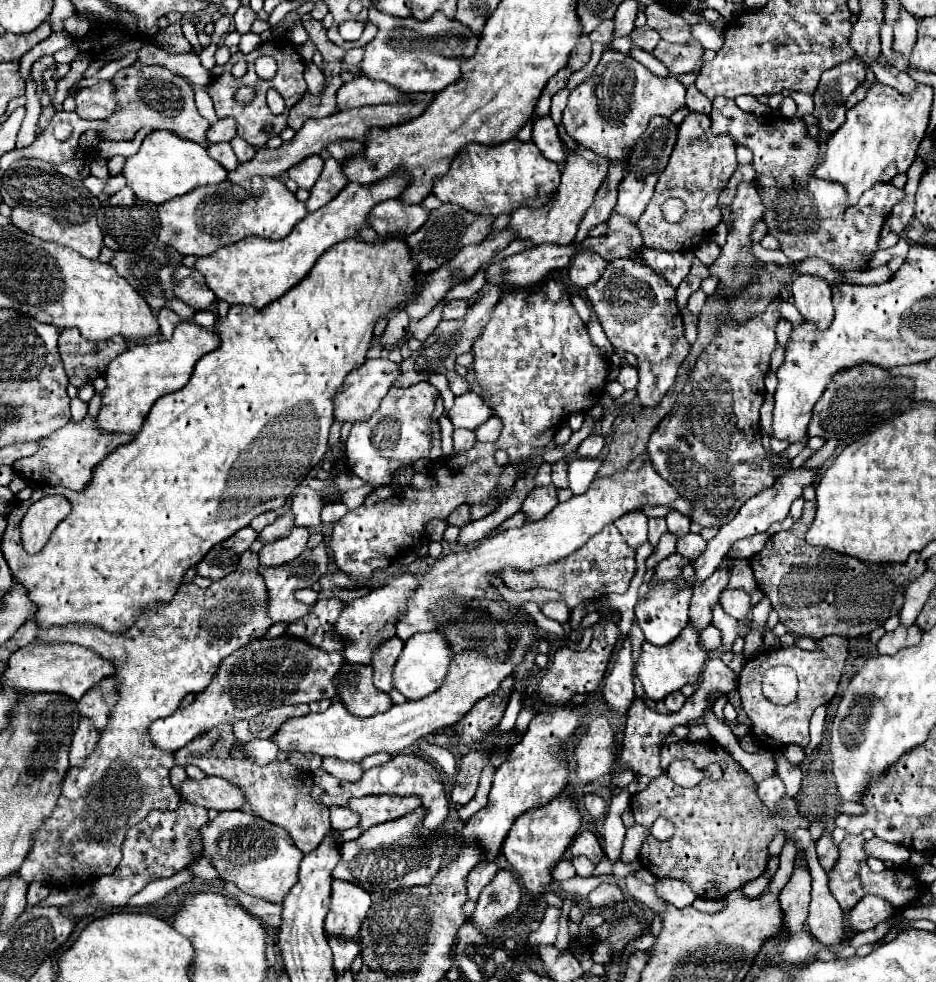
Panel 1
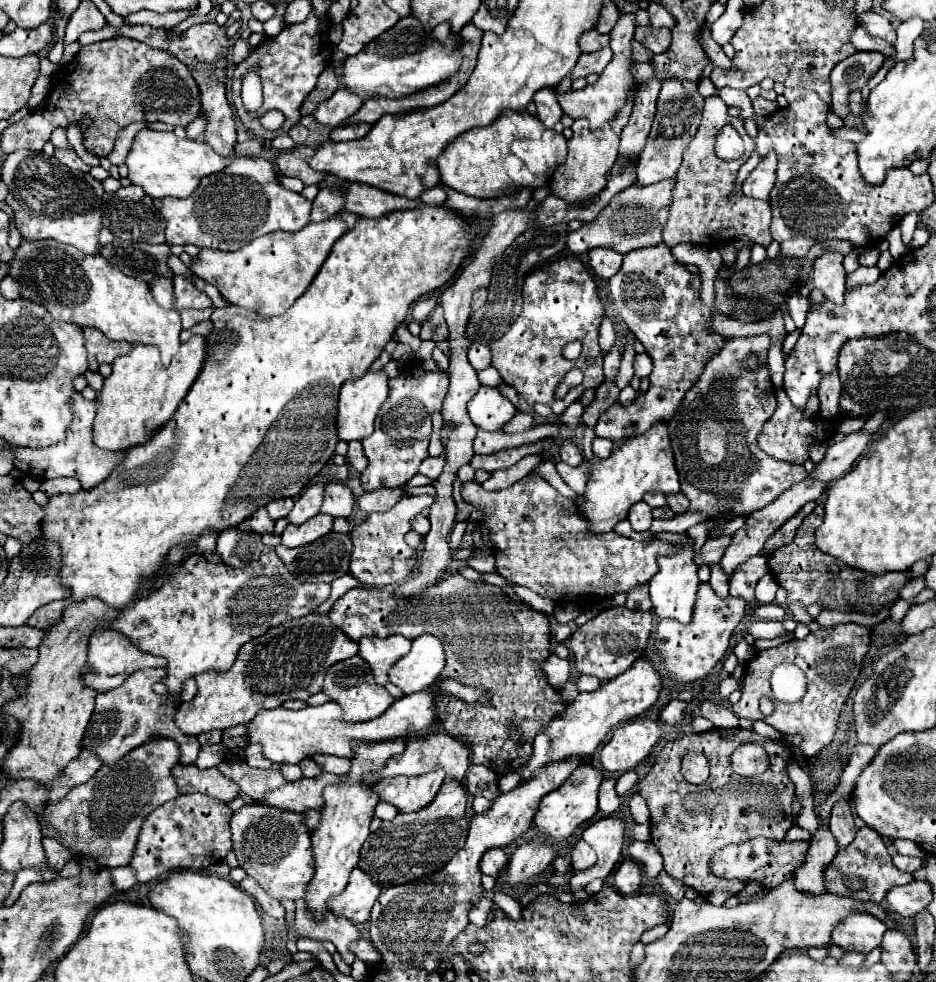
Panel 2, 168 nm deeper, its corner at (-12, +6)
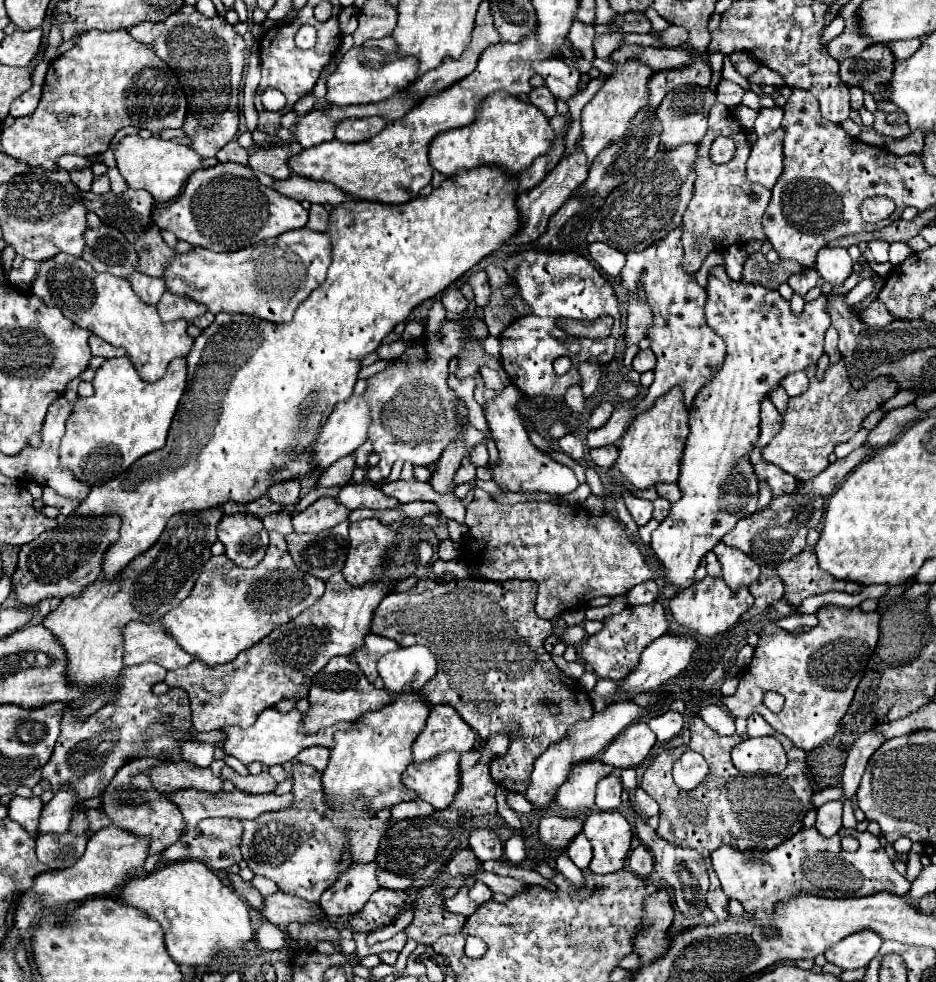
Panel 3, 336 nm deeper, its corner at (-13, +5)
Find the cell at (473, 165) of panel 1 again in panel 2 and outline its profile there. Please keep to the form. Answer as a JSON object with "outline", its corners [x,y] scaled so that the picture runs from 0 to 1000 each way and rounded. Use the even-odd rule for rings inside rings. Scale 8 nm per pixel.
{"outline":[[[540,113],[525,129],[514,129],[499,133],[499,137],[490,137],[490,142],[486,142],[473,154],[473,158],[469,158],[467,170],[475,190],[503,201],[529,203],[559,190],[580,190],[587,186],[593,170],[604,166],[604,160],[606,142],[599,135],[580,129],[580,125],[563,113]]]}

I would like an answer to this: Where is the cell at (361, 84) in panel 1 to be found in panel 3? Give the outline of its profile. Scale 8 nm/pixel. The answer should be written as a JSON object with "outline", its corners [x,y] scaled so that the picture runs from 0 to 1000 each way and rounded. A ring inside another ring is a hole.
{"outline":[[[333,112],[318,120],[312,134],[323,151],[333,151],[348,143],[357,143],[357,130],[359,124],[353,122],[344,112]]]}

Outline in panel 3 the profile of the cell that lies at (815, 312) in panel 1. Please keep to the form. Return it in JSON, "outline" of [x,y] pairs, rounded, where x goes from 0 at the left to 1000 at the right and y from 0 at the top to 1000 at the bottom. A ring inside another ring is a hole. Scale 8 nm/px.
{"outline":[[[878,253],[874,257],[872,275],[882,287],[897,291],[910,279],[910,269],[912,267],[902,253]]]}

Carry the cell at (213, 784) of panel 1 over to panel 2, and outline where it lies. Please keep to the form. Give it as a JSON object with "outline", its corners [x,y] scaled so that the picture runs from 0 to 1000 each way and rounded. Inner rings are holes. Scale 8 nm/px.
{"outline":[[[189,779],[183,787],[196,810],[217,808],[221,812],[234,814],[236,818],[245,818],[251,812],[255,812],[255,808],[257,808],[255,799],[247,797],[247,793],[236,789],[232,781],[215,785],[208,779]]]}

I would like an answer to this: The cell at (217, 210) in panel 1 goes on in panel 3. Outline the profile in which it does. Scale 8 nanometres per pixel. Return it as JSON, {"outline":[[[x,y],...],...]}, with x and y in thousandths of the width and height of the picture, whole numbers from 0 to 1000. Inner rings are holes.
{"outline":[[[241,165],[207,175],[192,204],[182,212],[167,216],[165,224],[171,232],[186,236],[190,244],[199,244],[205,251],[216,251],[226,257],[244,257],[323,232],[329,224],[329,216],[314,202],[299,200],[295,193],[280,189],[269,171]]]}

